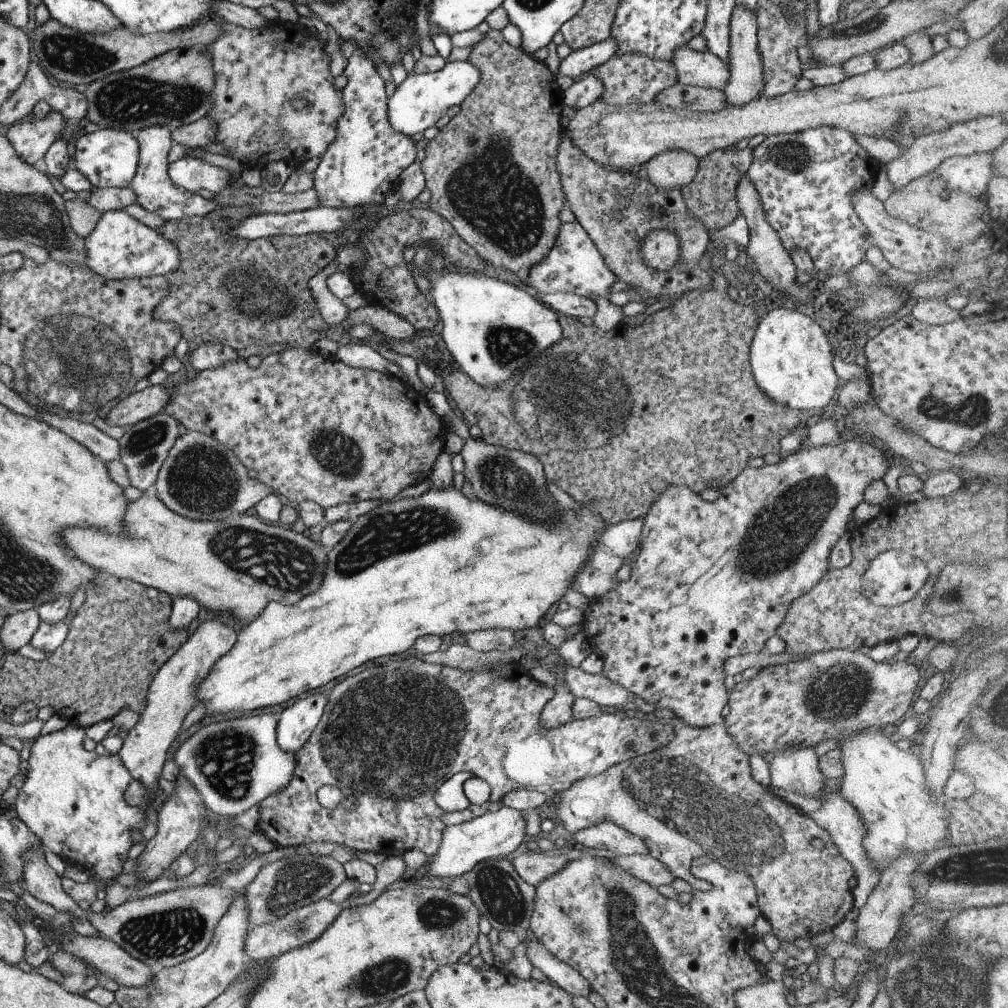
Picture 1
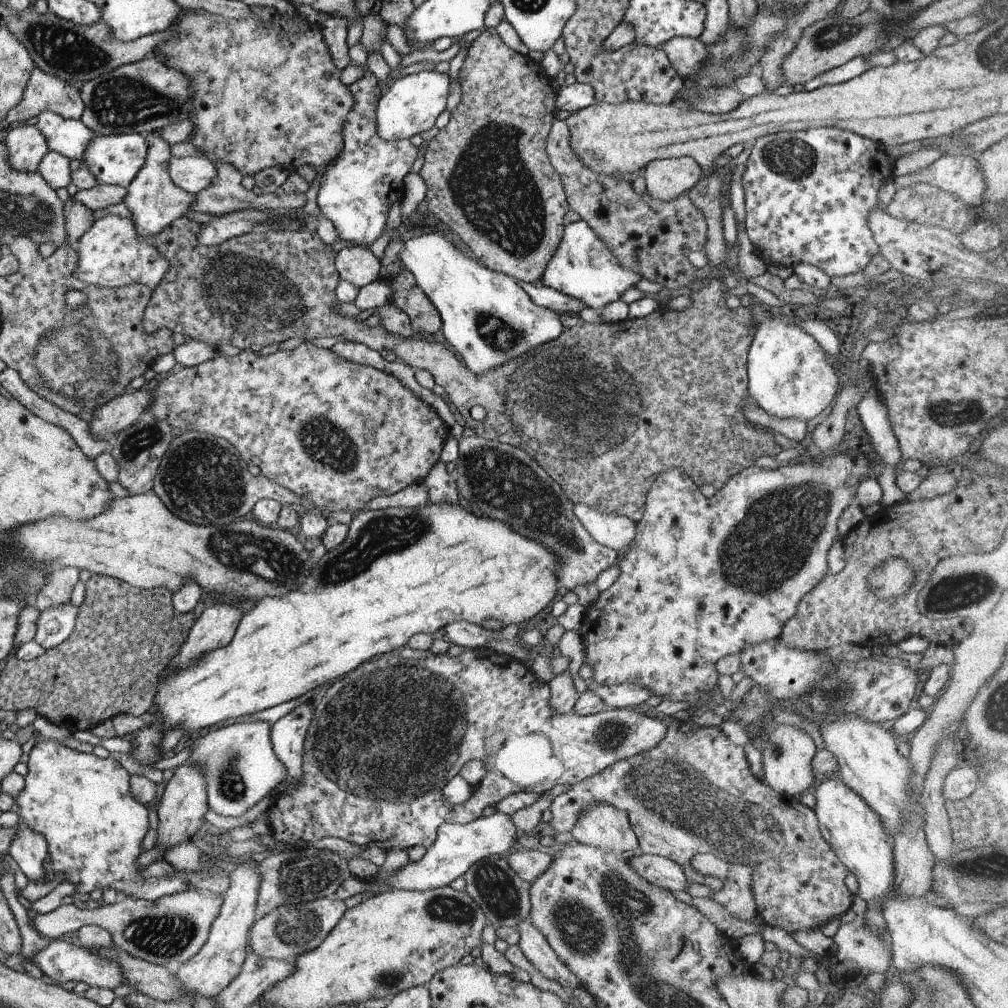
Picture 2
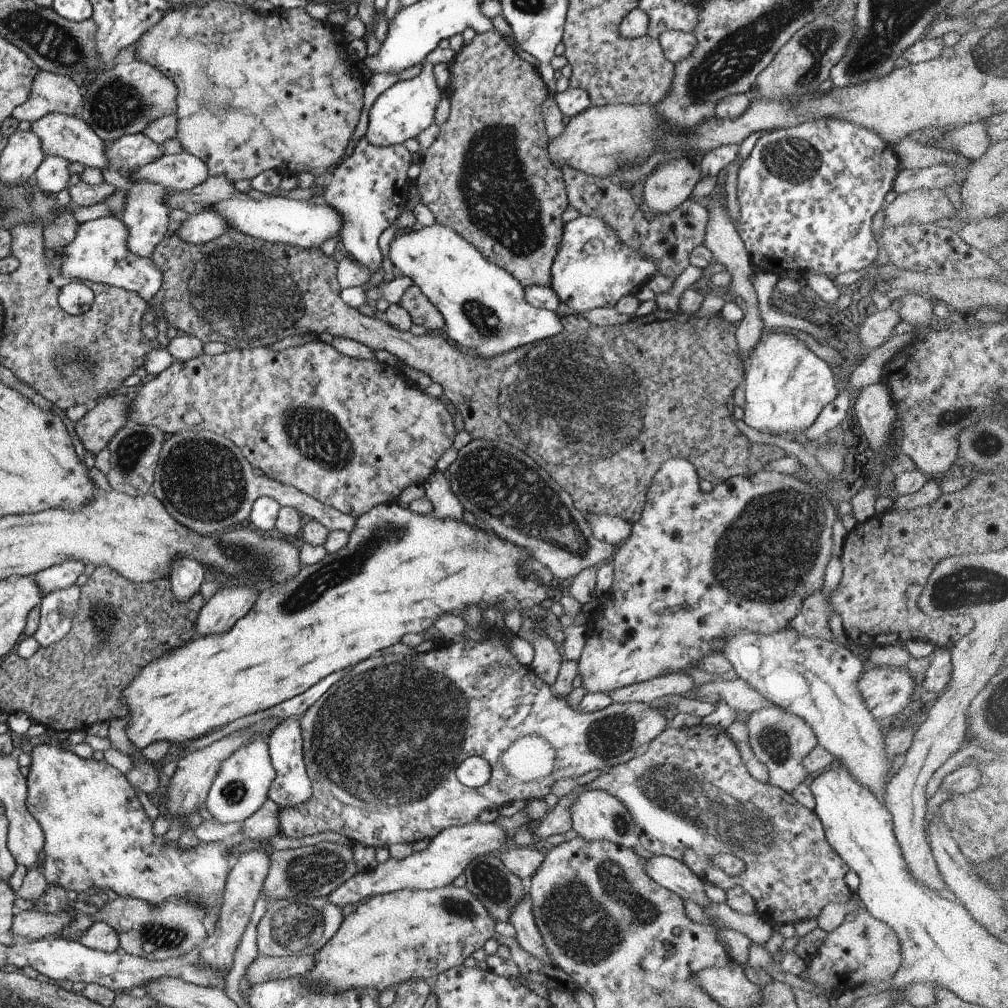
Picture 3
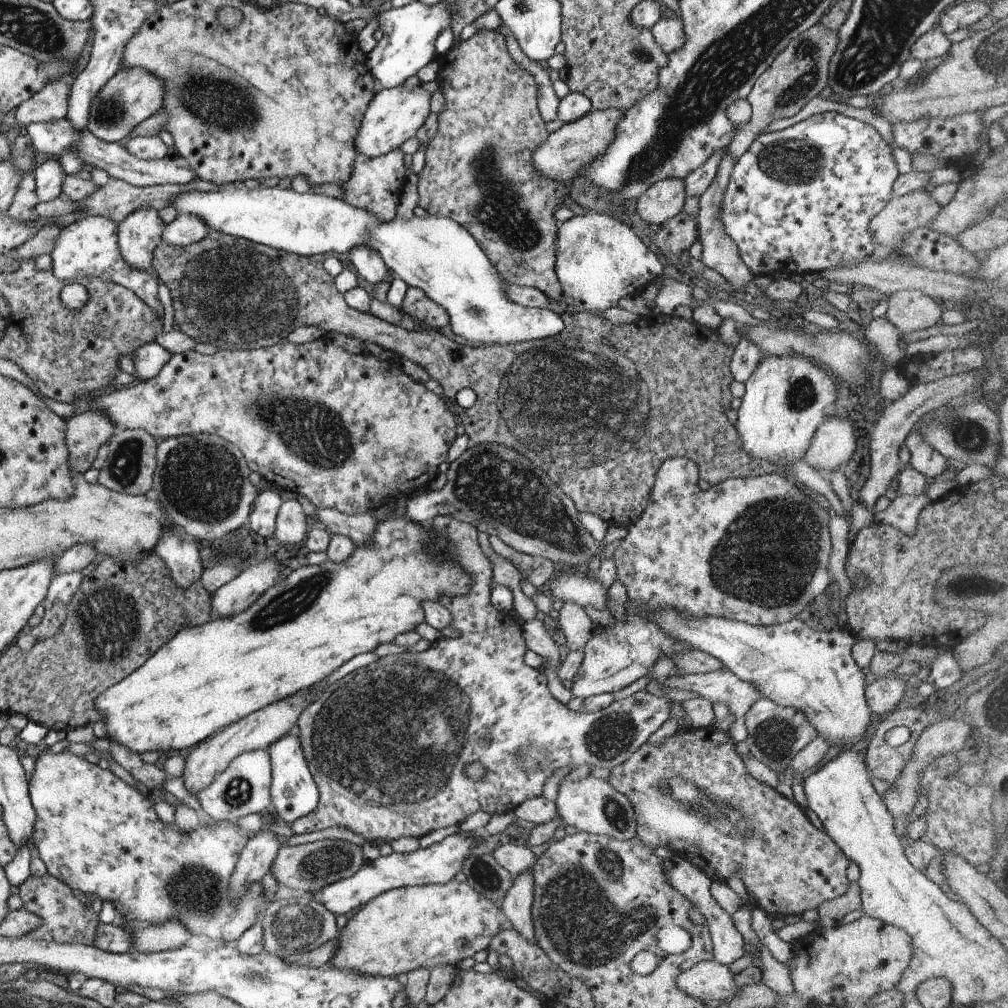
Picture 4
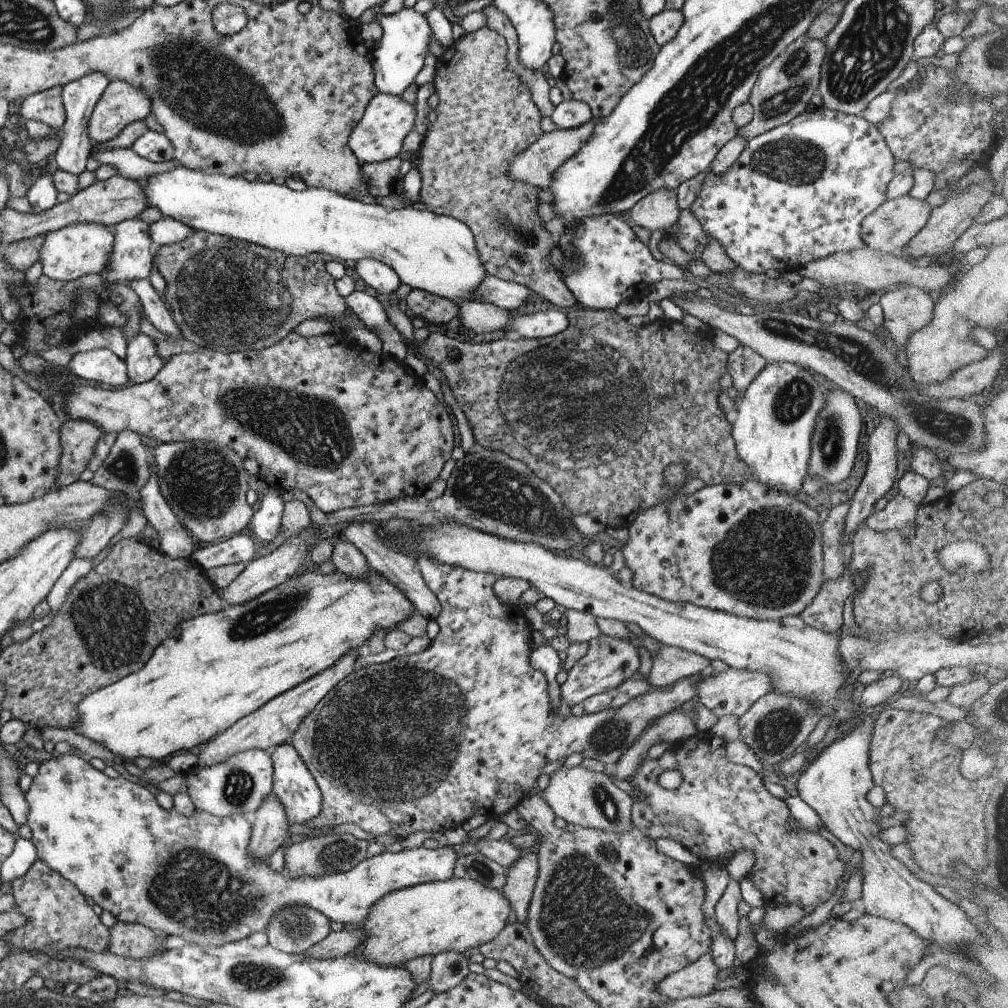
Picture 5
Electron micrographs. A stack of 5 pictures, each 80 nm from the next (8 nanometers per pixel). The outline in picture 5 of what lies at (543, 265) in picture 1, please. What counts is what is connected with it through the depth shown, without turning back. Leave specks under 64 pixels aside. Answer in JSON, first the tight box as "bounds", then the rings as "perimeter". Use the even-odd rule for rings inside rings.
{"bounds":[558,214,684,312],"perimeter":[[[608,214],[583,217],[570,222],[558,237],[562,253],[560,272],[563,284],[579,306],[613,312],[619,302],[643,300],[653,282],[681,278],[684,272],[673,262],[657,261],[625,222]]]}

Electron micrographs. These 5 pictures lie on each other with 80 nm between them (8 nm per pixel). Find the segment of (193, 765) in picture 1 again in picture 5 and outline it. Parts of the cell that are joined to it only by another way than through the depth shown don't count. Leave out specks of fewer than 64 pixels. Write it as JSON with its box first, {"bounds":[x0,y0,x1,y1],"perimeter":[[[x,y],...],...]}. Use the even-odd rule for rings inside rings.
{"bounds":[186,749,272,817],"perimeter":[[[249,749],[230,756],[224,763],[201,769],[193,767],[186,774],[188,797],[196,809],[216,817],[232,814],[250,815],[272,792],[272,760],[261,749]]]}

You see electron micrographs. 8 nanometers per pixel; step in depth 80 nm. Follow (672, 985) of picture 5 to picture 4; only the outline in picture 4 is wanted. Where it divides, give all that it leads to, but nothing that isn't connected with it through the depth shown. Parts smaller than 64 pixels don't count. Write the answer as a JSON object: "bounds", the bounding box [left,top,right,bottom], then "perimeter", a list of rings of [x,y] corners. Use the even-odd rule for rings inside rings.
{"bounds":[676,959,740,1003],"perimeter":[[[711,959],[698,962],[683,971],[676,978],[676,985],[690,997],[703,999],[705,1002],[721,1003],[731,1000],[740,990],[735,984],[733,975],[727,965]]]}

